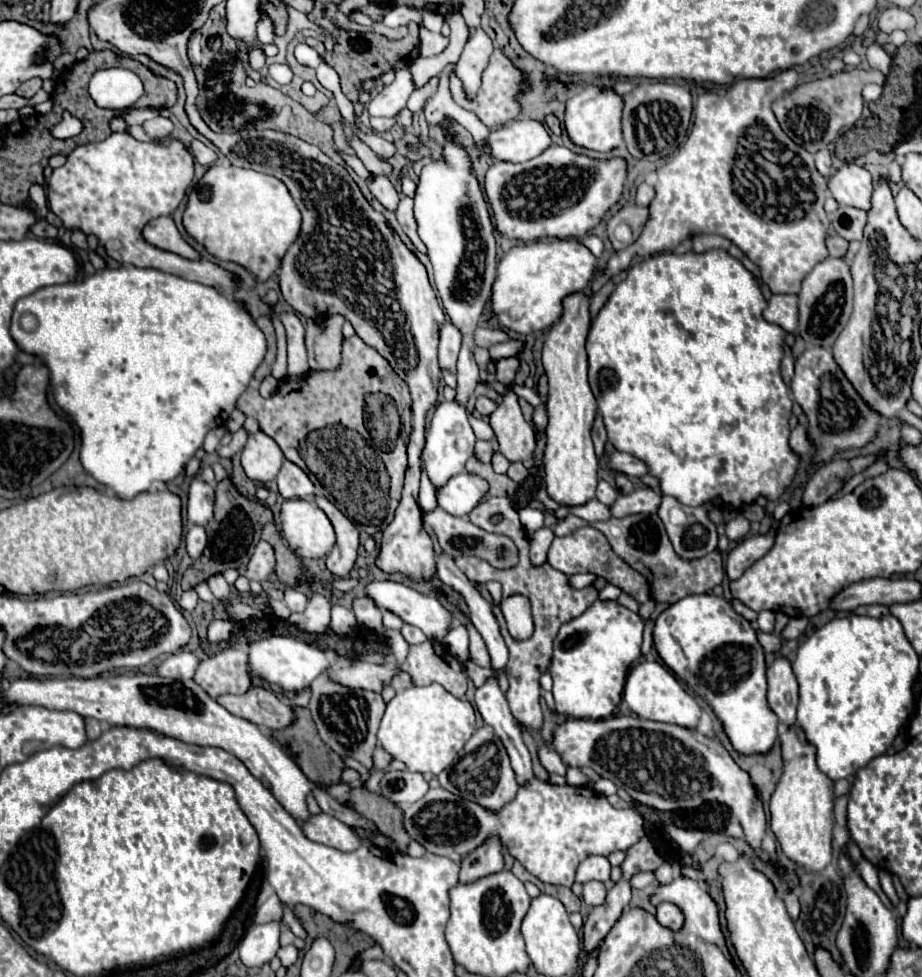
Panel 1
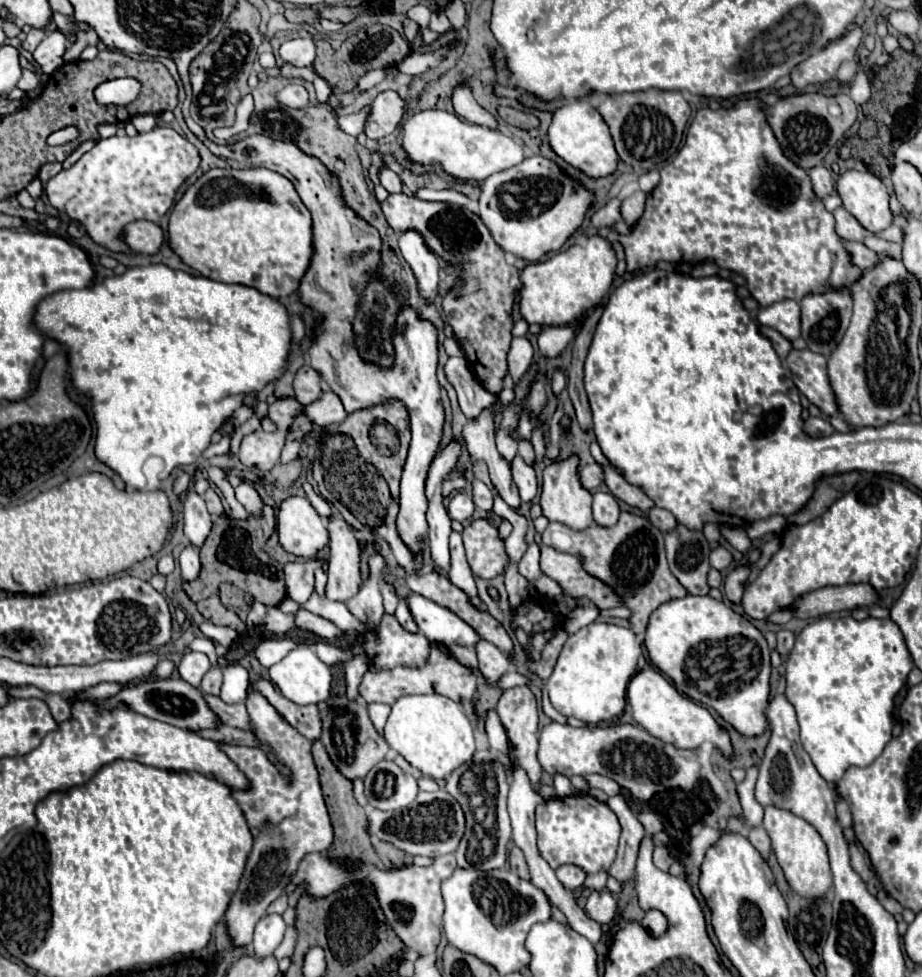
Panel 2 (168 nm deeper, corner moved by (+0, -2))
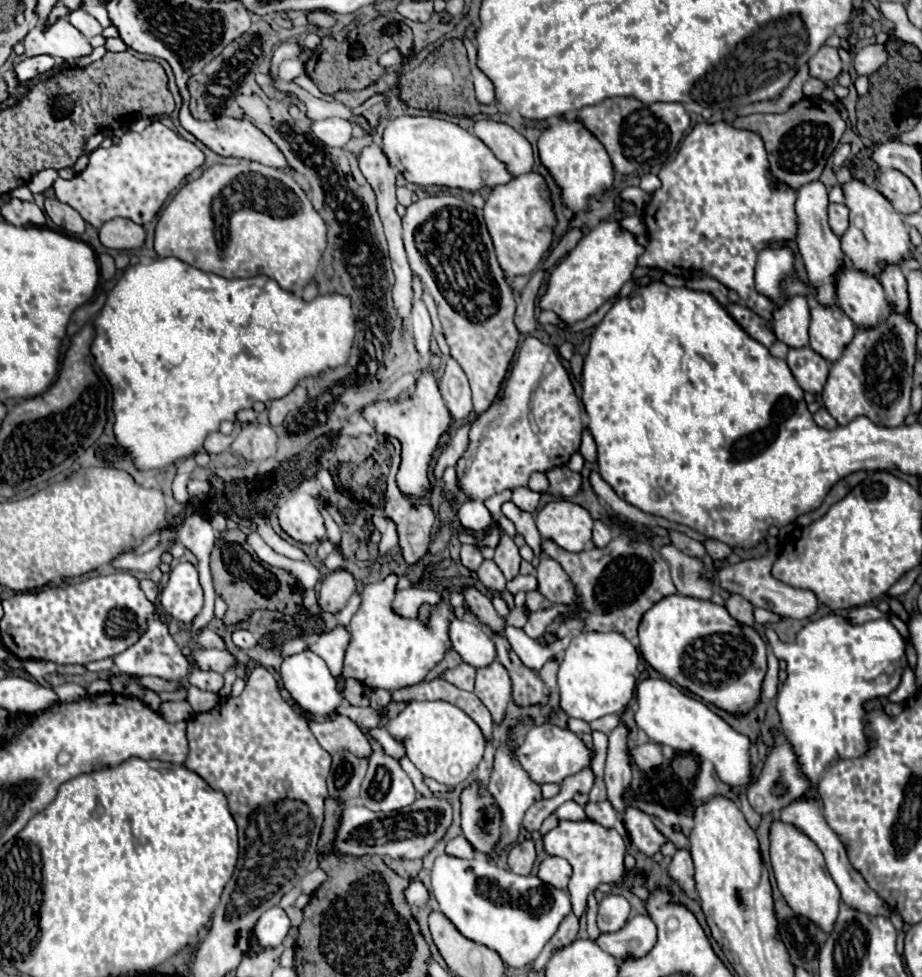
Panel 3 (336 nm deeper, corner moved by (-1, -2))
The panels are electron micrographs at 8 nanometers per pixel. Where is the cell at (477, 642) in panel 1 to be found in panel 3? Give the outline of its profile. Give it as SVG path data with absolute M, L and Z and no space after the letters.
M492 661L488 667L480 667L474 693L490 709L492 719L500 723L504 719L506 703L512 697L512 683L508 679L508 671L504 671L504 665Z

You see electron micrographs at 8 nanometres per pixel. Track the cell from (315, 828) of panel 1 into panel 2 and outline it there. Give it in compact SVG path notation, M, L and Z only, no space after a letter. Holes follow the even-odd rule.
M251 689L245 707L249 713L251 733L275 753L277 763L273 763L267 753L259 747L243 747L217 743L221 751L239 767L239 771L247 777L245 789L231 789L231 795L239 803L247 825L255 829L253 847L247 857L245 871L241 875L239 887L231 897L231 903L225 913L225 927L233 947L243 949L251 945L255 923L267 913L267 907L287 891L287 885L293 881L293 875L301 863L301 859L309 853L325 851L333 843L331 821L327 815L327 807L323 801L317 765L311 755L311 741L305 739L295 727L291 727L277 711L259 695L259 691ZM281 765L291 771L291 777L281 775Z

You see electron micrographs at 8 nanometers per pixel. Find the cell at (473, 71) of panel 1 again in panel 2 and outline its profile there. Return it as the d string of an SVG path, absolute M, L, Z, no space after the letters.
M465 85L455 87L455 91L453 91L453 107L455 107L455 113L459 117L467 119L469 123L475 123L475 125L481 125L481 127L489 127L489 129L499 129L497 119L491 113L487 113L475 101L471 89L467 89Z

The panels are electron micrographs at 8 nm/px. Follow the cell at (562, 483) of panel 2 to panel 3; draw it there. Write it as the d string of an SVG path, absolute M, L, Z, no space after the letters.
M566 499L546 503L536 515L536 525L542 537L552 539L566 551L592 547L592 517L578 503Z

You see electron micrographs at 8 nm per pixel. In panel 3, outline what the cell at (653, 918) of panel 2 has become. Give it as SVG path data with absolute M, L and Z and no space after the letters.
M636 915L620 931L616 931L616 933L600 933L598 939L596 939L596 945L600 949L604 949L606 953L610 953L612 957L616 957L618 961L626 959L628 955L642 957L654 947L654 943L656 943L656 925L654 925L654 921L648 915Z

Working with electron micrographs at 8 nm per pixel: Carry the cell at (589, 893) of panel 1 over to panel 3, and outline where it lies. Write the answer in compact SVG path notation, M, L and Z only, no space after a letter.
M618 893L606 895L598 903L598 929L602 933L622 929L628 919L628 913L630 913L630 903L622 895Z

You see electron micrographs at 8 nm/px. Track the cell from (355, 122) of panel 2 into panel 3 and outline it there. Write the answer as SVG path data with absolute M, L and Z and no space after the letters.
M322 119L312 125L314 135L330 147L344 147L352 137L352 123L346 119Z

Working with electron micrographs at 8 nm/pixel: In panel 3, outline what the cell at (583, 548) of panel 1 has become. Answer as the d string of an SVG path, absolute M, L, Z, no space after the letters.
M540 559L536 567L536 579L540 585L540 593L552 601L552 603L576 603L578 593L568 577L568 573L562 569L562 565L556 559Z

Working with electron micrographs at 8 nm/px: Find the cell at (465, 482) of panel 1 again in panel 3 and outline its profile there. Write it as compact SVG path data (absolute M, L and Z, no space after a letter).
M466 499L460 507L458 507L458 521L462 527L472 529L472 531L484 531L490 527L492 523L492 515L486 509L482 499Z

